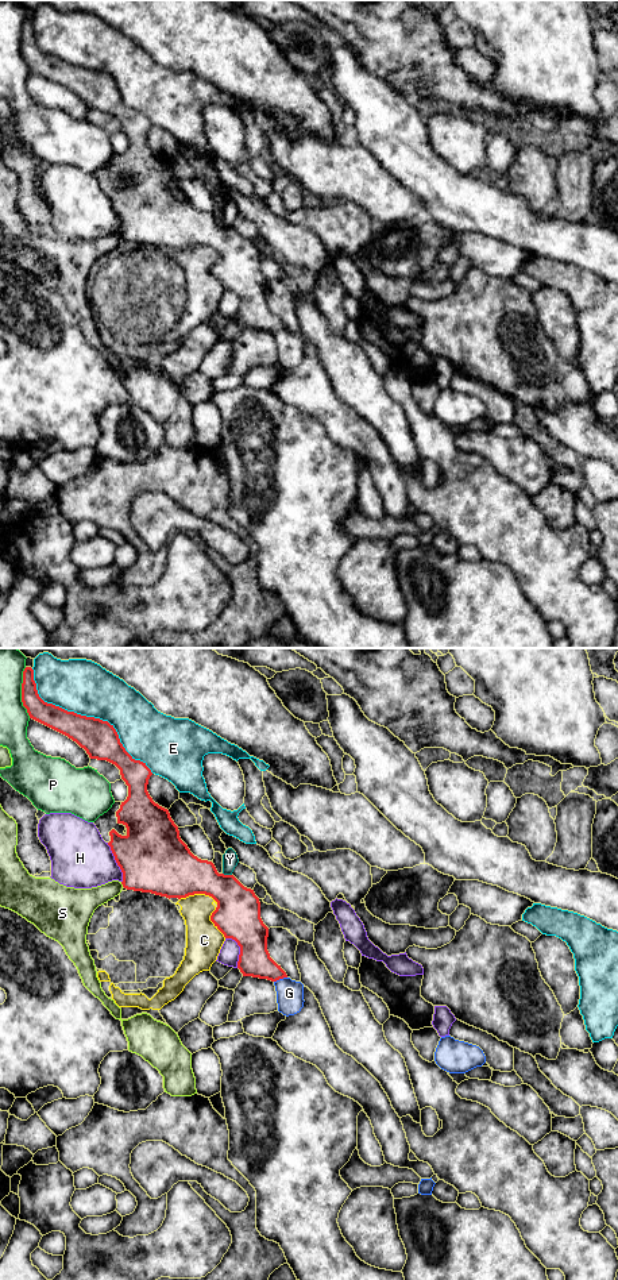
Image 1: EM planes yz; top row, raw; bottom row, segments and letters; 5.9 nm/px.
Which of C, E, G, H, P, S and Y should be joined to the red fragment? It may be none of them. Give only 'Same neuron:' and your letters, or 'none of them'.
Same neuron: none of them

